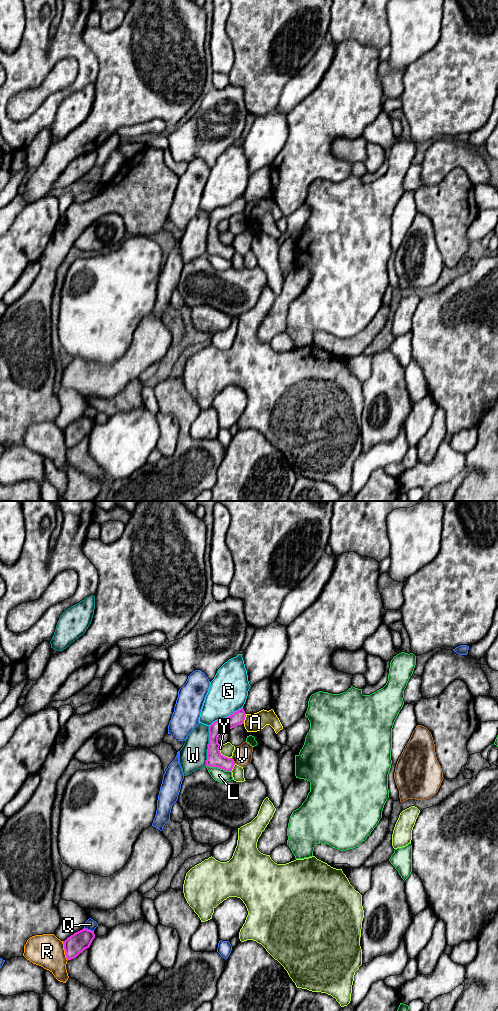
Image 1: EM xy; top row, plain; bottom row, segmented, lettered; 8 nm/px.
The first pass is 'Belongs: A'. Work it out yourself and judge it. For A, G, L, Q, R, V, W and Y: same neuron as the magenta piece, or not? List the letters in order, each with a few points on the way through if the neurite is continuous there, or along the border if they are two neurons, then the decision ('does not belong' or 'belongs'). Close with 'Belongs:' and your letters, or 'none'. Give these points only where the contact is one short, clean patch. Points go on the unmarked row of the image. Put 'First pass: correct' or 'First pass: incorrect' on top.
First pass: incorrect
A: along xy (246, 202), (243, 211) | does not belong
G: does not belong
L: does not belong
Q: does not belong
R: does not belong
V: along xy (231, 246), (235, 251) | does not belong
W: does not belong
Y: does not belong
Belongs: none

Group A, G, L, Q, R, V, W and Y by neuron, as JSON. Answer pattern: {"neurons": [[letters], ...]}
{"neurons": [["A"], ["G"], ["L"], ["Q"], ["R"], ["V"], ["W"], ["Y"]]}

